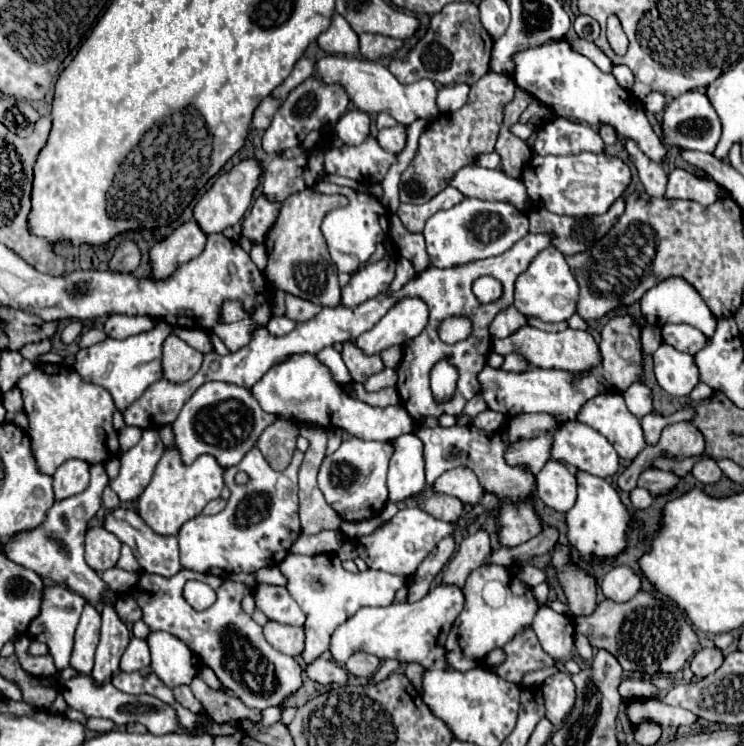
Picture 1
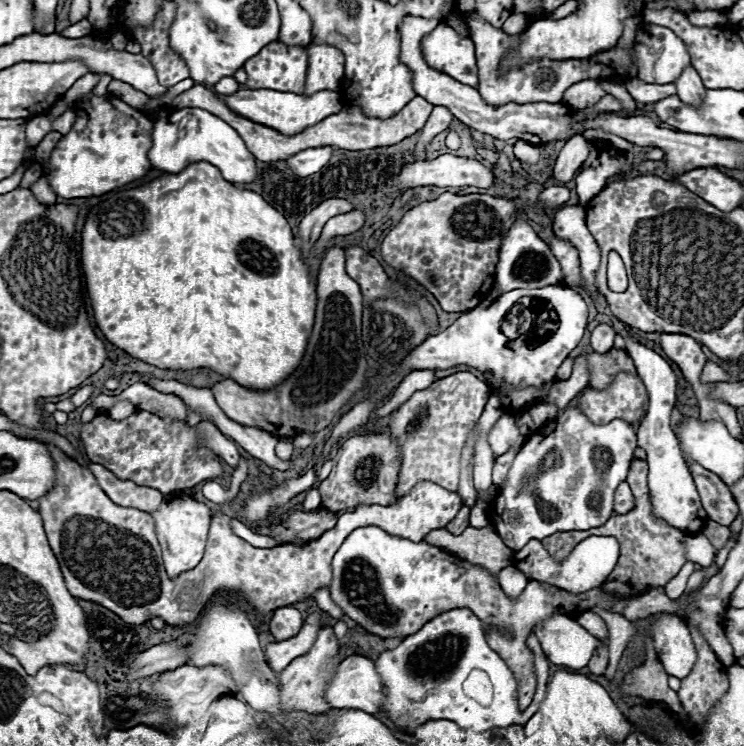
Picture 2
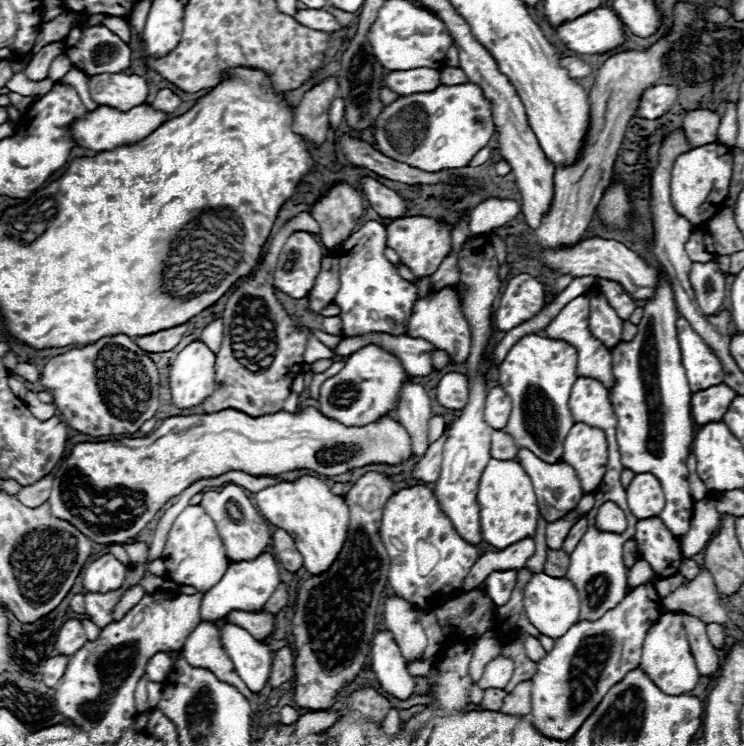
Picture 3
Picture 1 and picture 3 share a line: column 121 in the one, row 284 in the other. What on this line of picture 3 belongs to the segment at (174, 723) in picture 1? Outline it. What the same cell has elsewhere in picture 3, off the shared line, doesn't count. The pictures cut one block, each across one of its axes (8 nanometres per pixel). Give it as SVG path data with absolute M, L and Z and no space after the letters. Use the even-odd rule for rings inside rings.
M714 260L694 262L690 268L690 284L694 288L698 306L704 314L716 314L724 300L724 274Z

